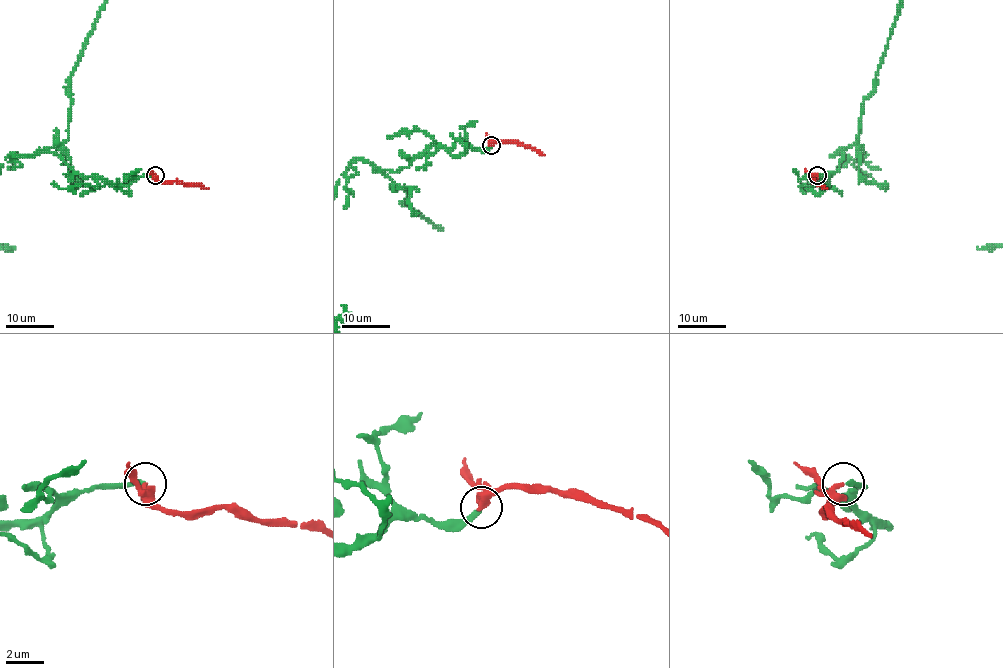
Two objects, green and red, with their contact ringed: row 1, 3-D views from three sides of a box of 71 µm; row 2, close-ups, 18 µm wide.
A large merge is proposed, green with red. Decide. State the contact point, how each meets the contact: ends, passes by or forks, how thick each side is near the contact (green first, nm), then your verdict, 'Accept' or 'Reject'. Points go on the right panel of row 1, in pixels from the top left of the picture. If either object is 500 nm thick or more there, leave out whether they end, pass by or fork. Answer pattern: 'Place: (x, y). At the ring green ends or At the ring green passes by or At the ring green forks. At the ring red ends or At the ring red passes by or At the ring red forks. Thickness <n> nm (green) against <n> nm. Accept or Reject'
Place: (817, 175). At the ring green ends. At the ring red passes by. Thickness 240 nm (green) against 240 nm. Accept

